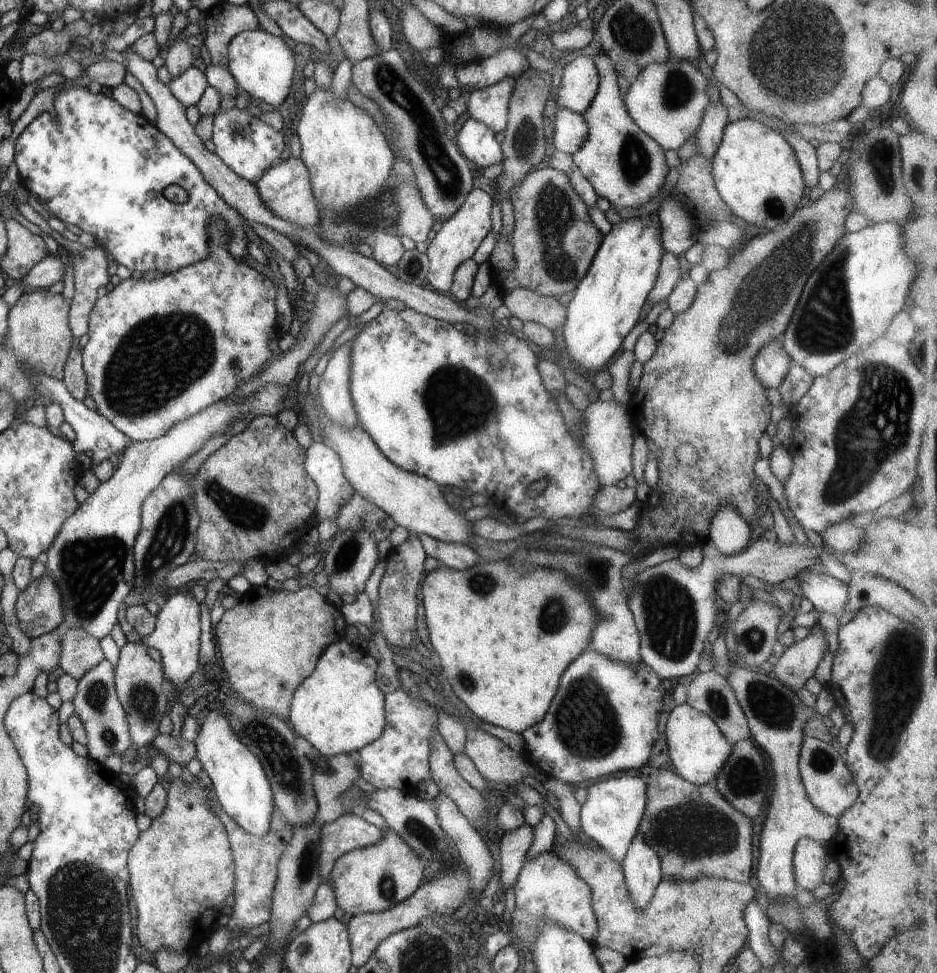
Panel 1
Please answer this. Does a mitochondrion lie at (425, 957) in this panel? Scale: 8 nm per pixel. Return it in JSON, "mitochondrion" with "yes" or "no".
{"mitochondrion":"yes"}

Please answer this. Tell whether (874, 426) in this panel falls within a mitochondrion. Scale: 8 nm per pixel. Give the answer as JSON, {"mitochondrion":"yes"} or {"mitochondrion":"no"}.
{"mitochondrion":"yes"}

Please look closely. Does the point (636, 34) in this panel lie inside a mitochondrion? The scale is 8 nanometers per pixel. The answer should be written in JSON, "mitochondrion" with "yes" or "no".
{"mitochondrion":"yes"}

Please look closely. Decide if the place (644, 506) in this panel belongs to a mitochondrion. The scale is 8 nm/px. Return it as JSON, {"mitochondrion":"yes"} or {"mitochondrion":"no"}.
{"mitochondrion":"no"}

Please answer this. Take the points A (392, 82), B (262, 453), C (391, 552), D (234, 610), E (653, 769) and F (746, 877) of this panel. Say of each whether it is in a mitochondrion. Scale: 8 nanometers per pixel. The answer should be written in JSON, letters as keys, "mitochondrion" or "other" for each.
{"A":"mitochondrion","B":"other","C":"other","D":"other","E":"other","F":"other"}

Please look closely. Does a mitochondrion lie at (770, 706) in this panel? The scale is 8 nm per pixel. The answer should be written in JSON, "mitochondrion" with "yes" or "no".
{"mitochondrion":"yes"}

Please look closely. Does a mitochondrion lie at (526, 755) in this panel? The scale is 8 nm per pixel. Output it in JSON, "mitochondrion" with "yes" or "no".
{"mitochondrion":"no"}

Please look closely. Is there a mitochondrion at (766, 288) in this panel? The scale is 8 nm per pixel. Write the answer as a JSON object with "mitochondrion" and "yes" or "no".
{"mitochondrion":"yes"}

